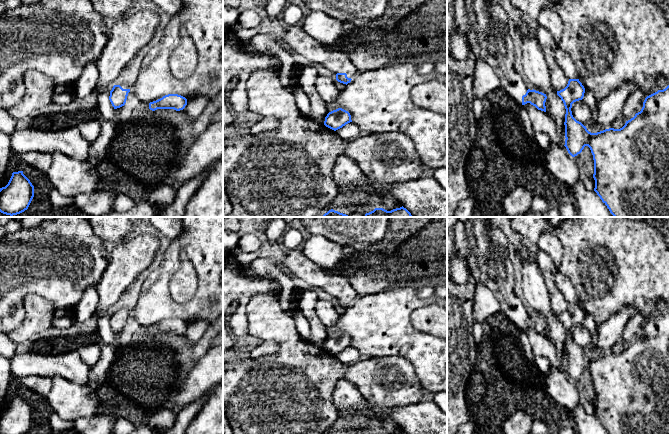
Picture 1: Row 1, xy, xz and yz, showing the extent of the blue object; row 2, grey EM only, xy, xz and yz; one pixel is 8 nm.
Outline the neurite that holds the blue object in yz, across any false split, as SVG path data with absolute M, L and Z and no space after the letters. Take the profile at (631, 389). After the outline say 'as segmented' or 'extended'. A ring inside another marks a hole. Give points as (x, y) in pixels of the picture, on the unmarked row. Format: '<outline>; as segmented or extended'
M569 303L567 310L557 315L566 333L564 370L572 381L580 378L585 370L590 372L594 384L594 415L609 434L669 434L669 309L647 320L641 335L626 345L622 352L609 352L597 357L589 356L572 339L572 328L582 324L584 317L585 312L579 303Z; as segmented

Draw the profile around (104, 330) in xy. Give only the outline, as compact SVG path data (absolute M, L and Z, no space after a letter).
M107 315L103 316L97 325L97 333L100 336L101 344L112 344L115 341L115 333L112 330Z

